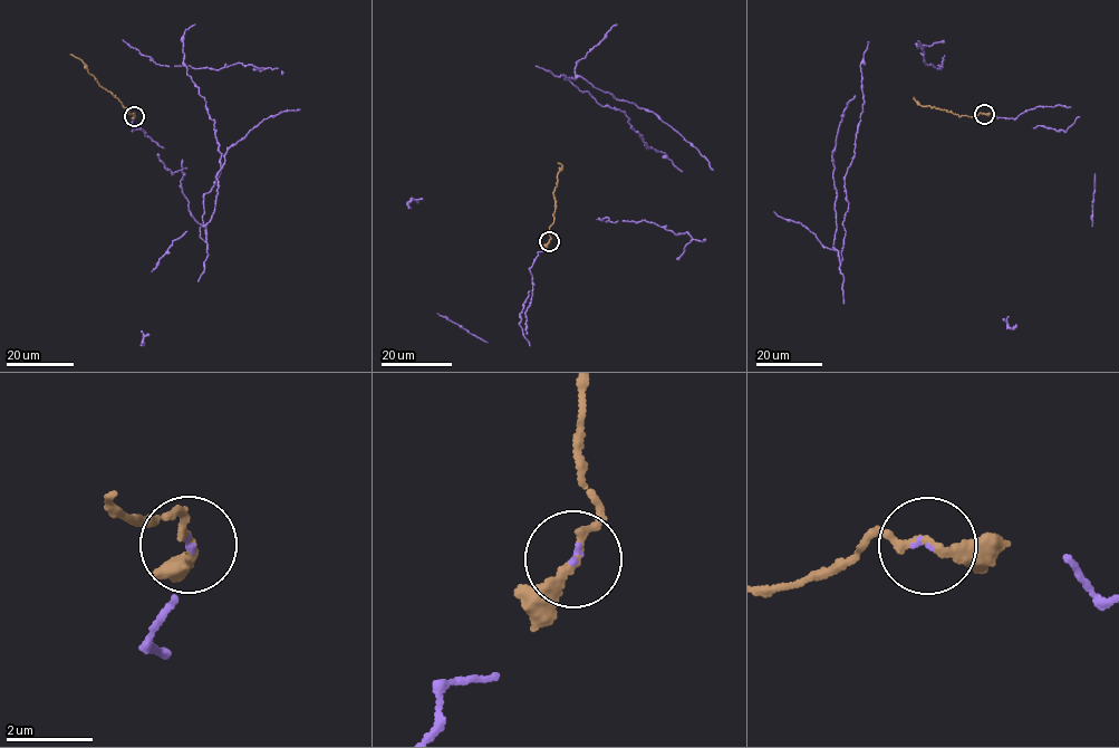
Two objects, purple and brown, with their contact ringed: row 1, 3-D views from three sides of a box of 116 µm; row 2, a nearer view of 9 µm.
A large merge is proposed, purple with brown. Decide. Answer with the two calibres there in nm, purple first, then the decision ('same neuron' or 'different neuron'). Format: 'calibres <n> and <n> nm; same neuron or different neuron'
calibres 80 and 200 nm; same neuron

